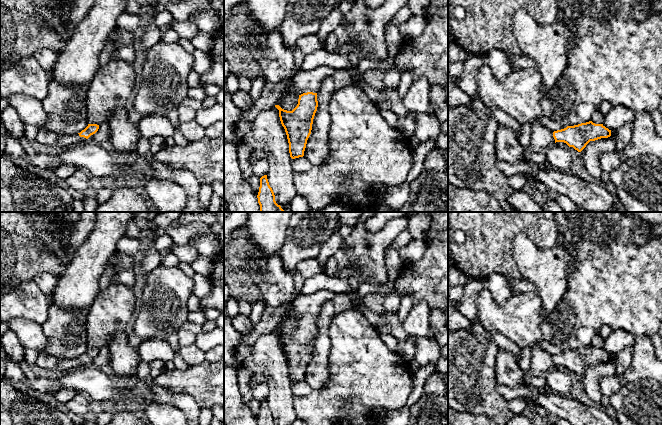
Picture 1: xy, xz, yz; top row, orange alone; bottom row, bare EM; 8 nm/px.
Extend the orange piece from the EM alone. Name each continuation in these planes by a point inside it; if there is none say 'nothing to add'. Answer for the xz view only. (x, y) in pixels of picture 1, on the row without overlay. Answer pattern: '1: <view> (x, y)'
1: xz (304, 305)

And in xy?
1: xy (67, 365)

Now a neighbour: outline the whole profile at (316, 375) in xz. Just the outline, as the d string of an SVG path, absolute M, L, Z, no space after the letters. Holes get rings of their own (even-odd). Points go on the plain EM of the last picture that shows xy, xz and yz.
M327 301L322 305L317 317L318 331L304 375L304 380L313 390L323 389L329 378L328 357L331 346L329 326L335 314L332 301Z

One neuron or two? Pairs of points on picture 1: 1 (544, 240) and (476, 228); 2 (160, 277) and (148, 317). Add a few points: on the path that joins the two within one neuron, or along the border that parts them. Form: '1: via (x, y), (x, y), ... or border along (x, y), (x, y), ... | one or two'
1: via (527, 227), (493, 227) | one
2: via (160, 287), (160, 305), (158, 307) | one

